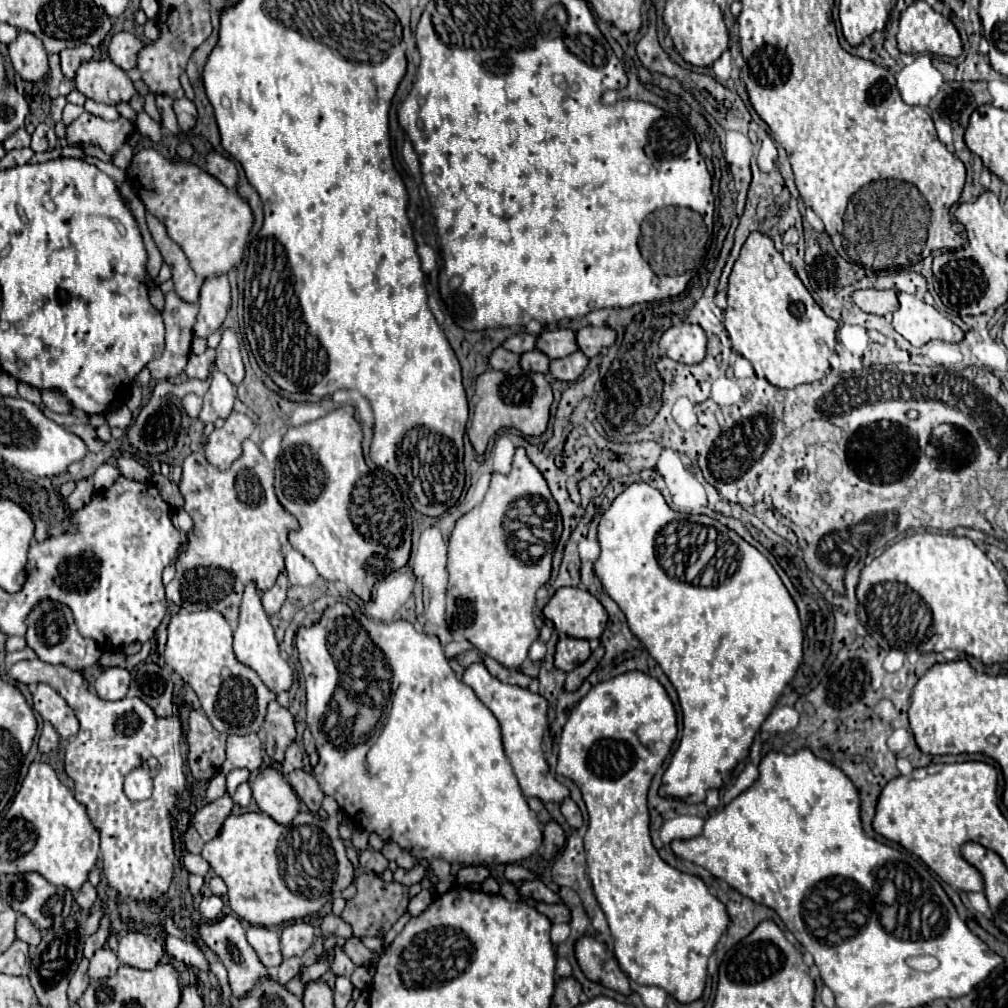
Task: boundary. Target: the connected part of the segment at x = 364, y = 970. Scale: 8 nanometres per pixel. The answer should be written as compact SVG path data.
M357 966L357 968L353 970L353 974L351 974L351 982L353 982L353 986L359 988L359 990L367 988L367 986L371 984L371 980L373 980L373 978L371 978L367 966Z

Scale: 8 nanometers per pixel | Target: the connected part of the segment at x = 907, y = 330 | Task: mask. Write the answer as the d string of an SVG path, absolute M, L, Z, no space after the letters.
M899 292L899 310L893 312L893 328L913 346L923 346L935 338L945 342L963 340L959 326L939 314L931 304L903 292Z

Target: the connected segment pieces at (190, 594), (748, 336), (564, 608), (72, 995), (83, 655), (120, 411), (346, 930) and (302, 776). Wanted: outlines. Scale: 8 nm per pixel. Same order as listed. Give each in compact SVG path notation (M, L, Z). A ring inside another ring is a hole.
M251 440L243 442L243 454L231 464L229 470L223 472L213 468L201 452L189 454L183 462L179 490L185 498L183 508L193 518L193 534L187 534L189 548L177 558L177 572L167 586L167 600L187 612L213 608L227 620L235 620L247 582L255 580L259 590L267 590L275 584L279 572L283 570L287 532L293 528L297 530L299 524L295 516L287 514L287 510L283 510L281 502L277 500L273 490L273 470L259 452L259 446Z
M751 232L741 248L727 288L727 310L725 328L729 332L731 348L753 364L758 378L769 380L777 388L795 388L799 384L811 384L821 380L829 370L829 358L835 352L835 330L837 322L829 318L823 308L811 298L795 270L783 260L781 252L775 250L773 240L765 234Z
M565 586L559 588L543 608L557 630L573 638L599 638L607 624L607 612L601 602L587 590Z
M83 958L83 960L79 962L79 966L77 966L77 970L75 970L71 982L69 982L69 1000L71 1000L71 1002L75 1002L75 1000L85 992L87 984L89 984L87 966L89 966L89 960Z
M49 598L39 602L31 614L27 614L27 632L25 632L27 646L35 650L35 654L49 664L65 664L69 668L89 668L101 658L101 650L97 642L91 642L91 638L83 638L73 622L73 614L69 606L63 606L59 602L51 602Z
M119 406L115 410L111 410L107 416L107 424L109 426L119 426L119 428L127 428L131 424L131 412L127 406Z
M327 914L323 916L323 922L321 922L321 936L327 938L327 936L341 936L341 938L349 938L353 932L351 932L351 926L347 926L347 922L343 922L339 916L335 914Z
M293 770L289 774L289 784L311 812L317 812L321 808L321 800L325 794L323 790L319 790L319 782L315 782L315 776L303 770Z

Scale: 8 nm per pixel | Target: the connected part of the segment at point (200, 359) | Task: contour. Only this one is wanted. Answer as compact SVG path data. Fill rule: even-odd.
M207 348L203 354L189 356L185 373L189 378L206 379L209 375L209 366L215 362L215 350Z

